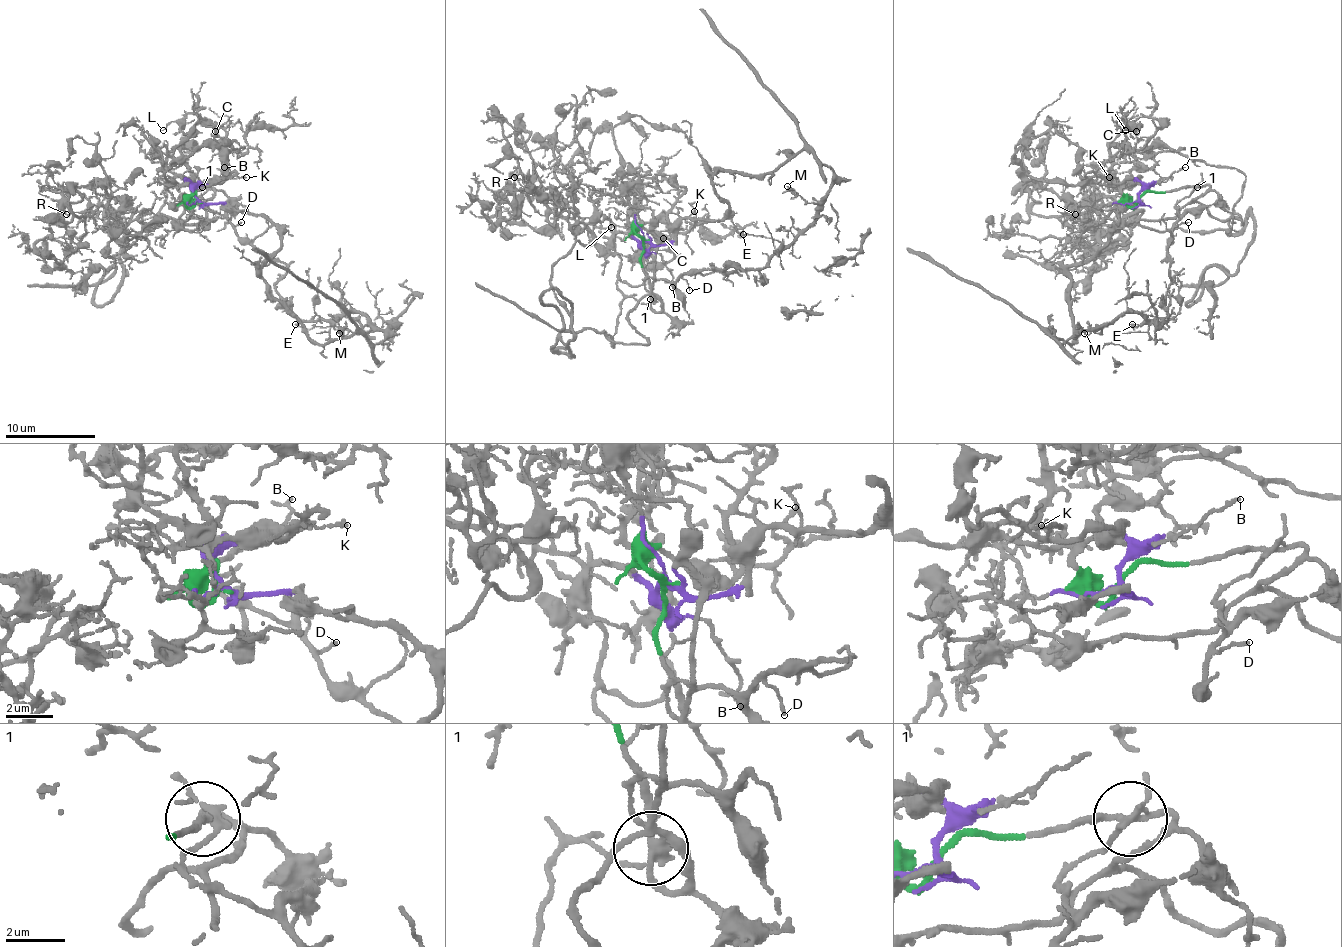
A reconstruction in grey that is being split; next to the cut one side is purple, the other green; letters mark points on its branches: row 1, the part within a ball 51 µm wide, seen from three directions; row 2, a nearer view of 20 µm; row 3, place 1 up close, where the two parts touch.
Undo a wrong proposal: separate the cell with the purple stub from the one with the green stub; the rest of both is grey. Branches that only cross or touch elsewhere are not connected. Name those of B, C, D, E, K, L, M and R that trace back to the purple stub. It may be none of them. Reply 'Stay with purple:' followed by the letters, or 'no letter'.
Stay with purple: B, D, E, M

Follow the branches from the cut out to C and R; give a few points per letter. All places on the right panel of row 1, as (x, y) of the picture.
C: (1137, 200), (1209, 187), (1191, 200), (1243, 223), (1234, 211), (1245, 175), (1184, 149), (1148, 149), (1135, 131)
R: (1137, 200), (1207, 184), (1191, 200), (1243, 223), (1104, 225), (1099, 198), (1074, 214)

